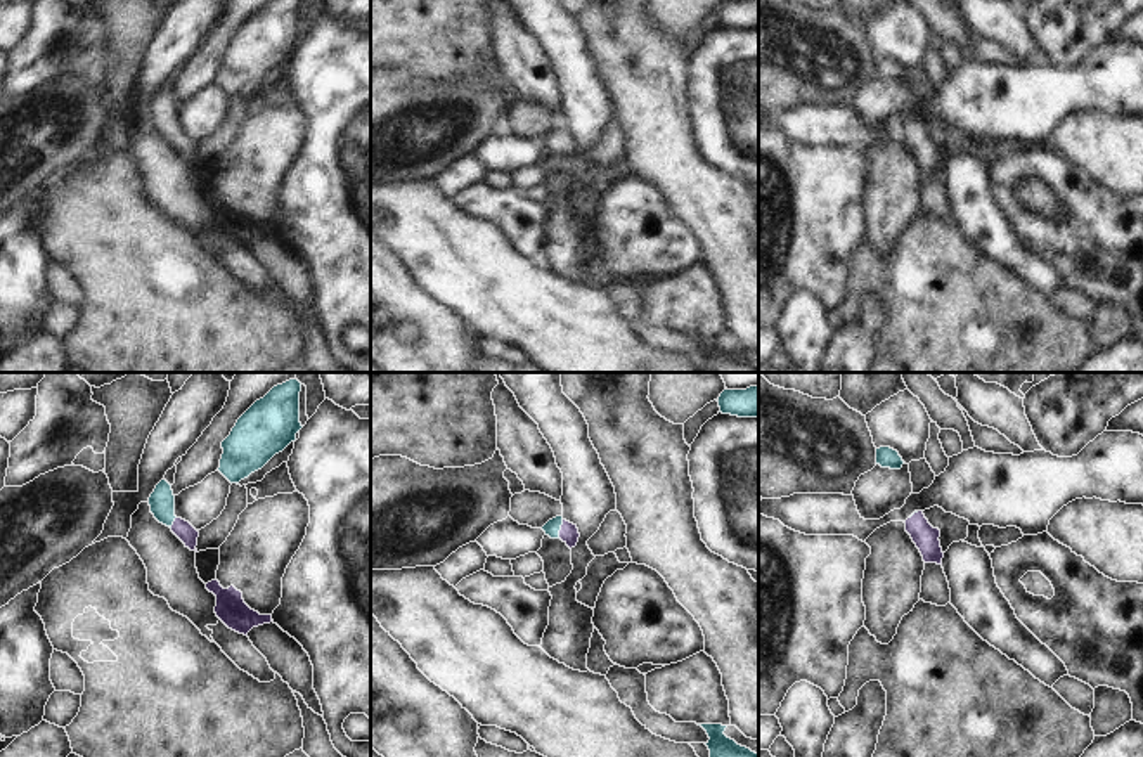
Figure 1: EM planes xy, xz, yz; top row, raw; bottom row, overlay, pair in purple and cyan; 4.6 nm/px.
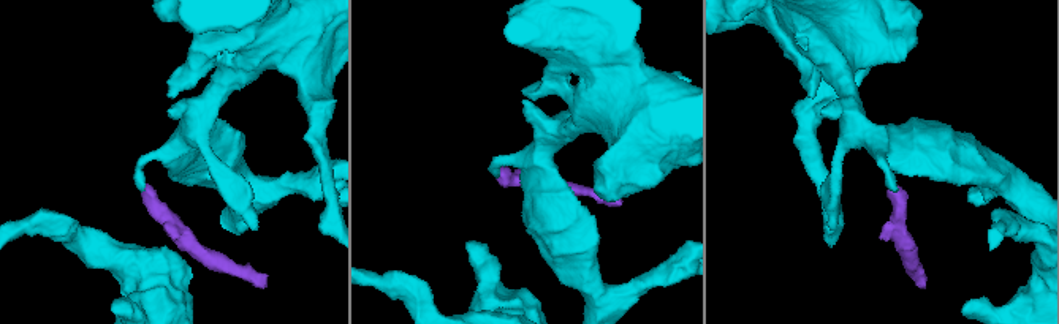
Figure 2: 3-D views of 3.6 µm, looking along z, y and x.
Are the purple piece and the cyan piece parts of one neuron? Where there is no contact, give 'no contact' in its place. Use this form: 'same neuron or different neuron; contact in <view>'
same neuron; contact in xz

